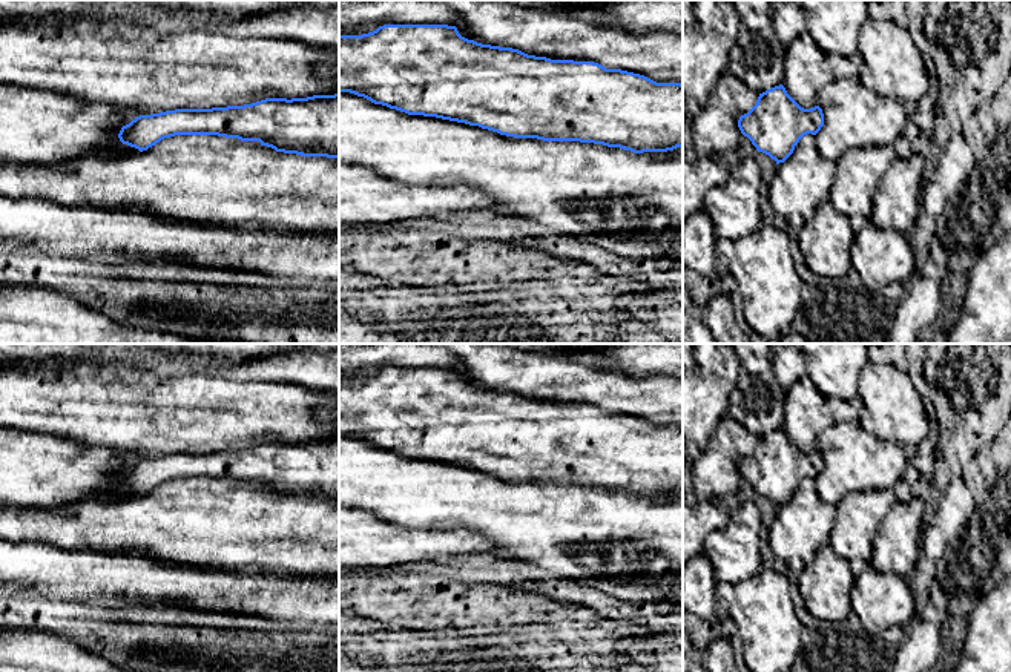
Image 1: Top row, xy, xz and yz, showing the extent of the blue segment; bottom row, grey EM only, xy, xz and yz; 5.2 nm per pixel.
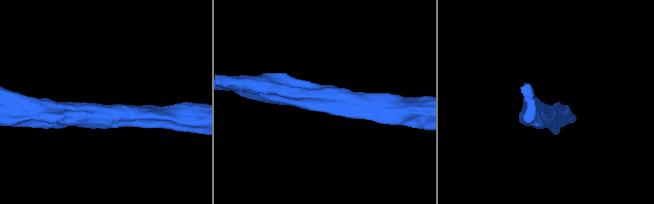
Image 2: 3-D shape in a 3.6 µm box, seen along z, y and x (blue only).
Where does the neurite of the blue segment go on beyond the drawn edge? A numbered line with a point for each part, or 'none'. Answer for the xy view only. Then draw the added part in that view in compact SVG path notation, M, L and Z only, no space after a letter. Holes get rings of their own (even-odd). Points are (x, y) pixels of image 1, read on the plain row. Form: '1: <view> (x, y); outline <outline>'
none

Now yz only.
none

